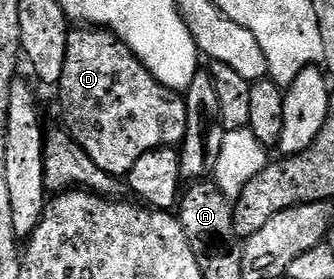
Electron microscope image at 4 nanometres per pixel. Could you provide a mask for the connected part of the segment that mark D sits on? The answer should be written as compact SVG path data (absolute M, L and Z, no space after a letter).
M104 28L70 29L69 35L67 36L67 56L63 60L63 76L59 83L59 91L60 90L61 114L65 117L65 122L63 122L64 129L68 131L70 137L83 148L83 151L87 152L91 160L93 160L103 172L116 176L128 175L129 170L135 168L135 160L139 160L139 156L143 156L152 150L157 150L160 146L180 147L181 142L185 139L185 133L187 132L187 108L185 107L184 97L182 97L178 91L169 90L163 84L159 84L159 80L155 80L155 76L151 76L148 68L134 56L131 48L127 48L127 44L123 44L123 40L116 38L110 30Z

